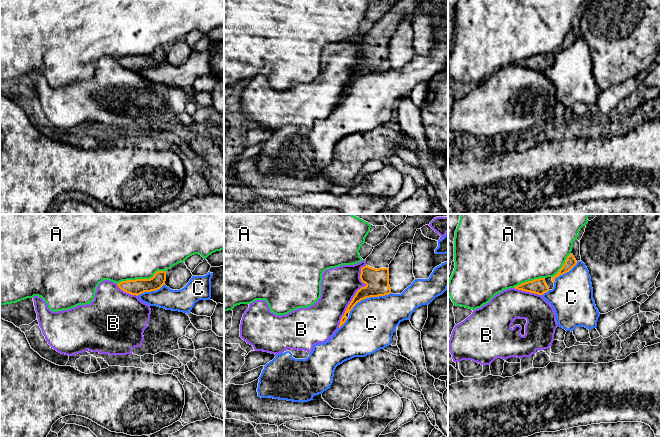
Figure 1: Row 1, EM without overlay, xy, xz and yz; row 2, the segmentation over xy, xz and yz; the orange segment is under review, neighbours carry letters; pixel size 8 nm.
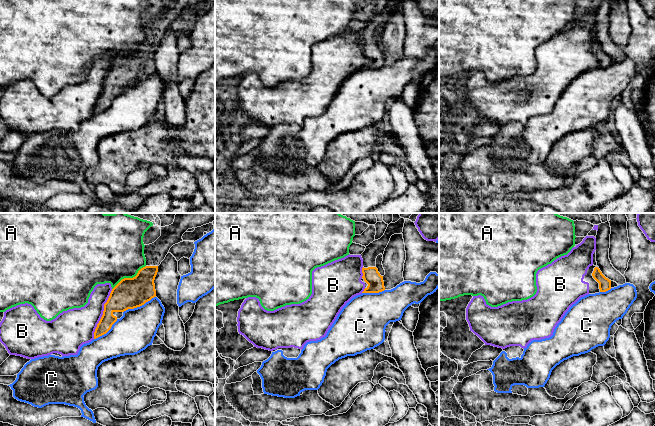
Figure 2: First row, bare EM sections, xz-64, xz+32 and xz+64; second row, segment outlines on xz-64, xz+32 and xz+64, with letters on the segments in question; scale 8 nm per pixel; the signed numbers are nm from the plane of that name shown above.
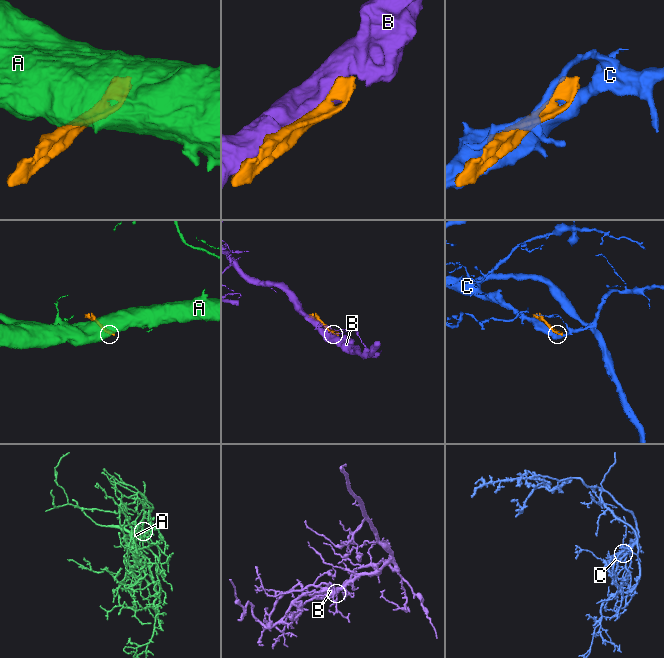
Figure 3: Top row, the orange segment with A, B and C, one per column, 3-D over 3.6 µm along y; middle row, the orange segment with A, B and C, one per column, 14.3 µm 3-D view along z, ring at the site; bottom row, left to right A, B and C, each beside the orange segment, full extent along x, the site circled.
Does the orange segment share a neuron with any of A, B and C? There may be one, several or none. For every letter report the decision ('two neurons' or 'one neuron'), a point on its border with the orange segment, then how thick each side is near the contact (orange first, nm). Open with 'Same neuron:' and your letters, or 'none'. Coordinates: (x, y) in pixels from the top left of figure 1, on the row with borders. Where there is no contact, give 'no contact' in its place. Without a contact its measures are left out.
Same neuron: none
A: two neurons | xy (141, 279) | 130/480 nm
B: two neurons | xz (355, 294) | 190/300 nm
C: two neurons | xz (368, 297) | 190/380 nm

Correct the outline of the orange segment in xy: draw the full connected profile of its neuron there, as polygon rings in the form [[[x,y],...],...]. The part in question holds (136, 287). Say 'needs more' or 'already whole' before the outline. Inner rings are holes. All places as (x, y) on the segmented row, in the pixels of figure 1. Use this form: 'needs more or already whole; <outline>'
already whole; [[[157,271],[150,279],[127,280],[118,283],[118,287],[131,295],[140,295],[144,292],[151,292],[160,289],[165,285],[166,272]]]

